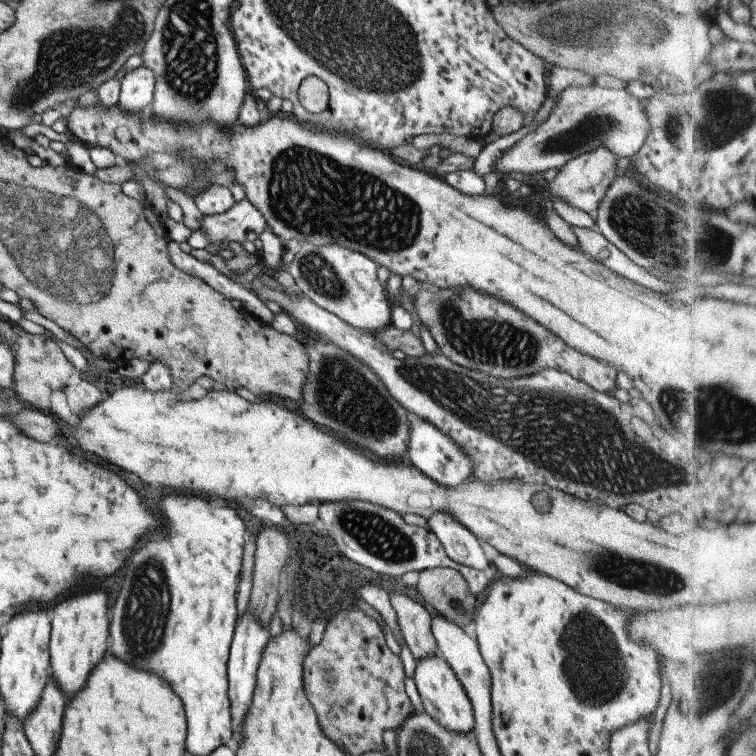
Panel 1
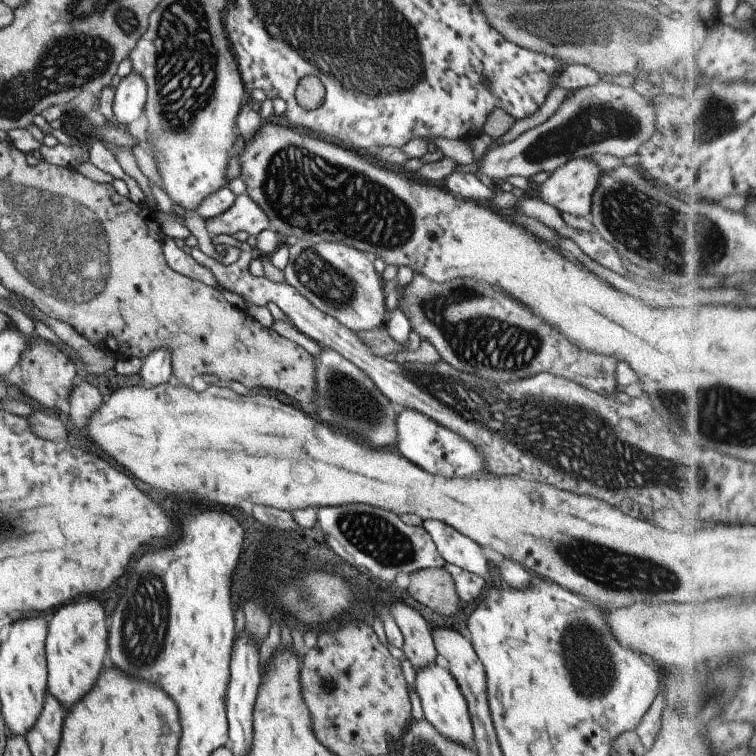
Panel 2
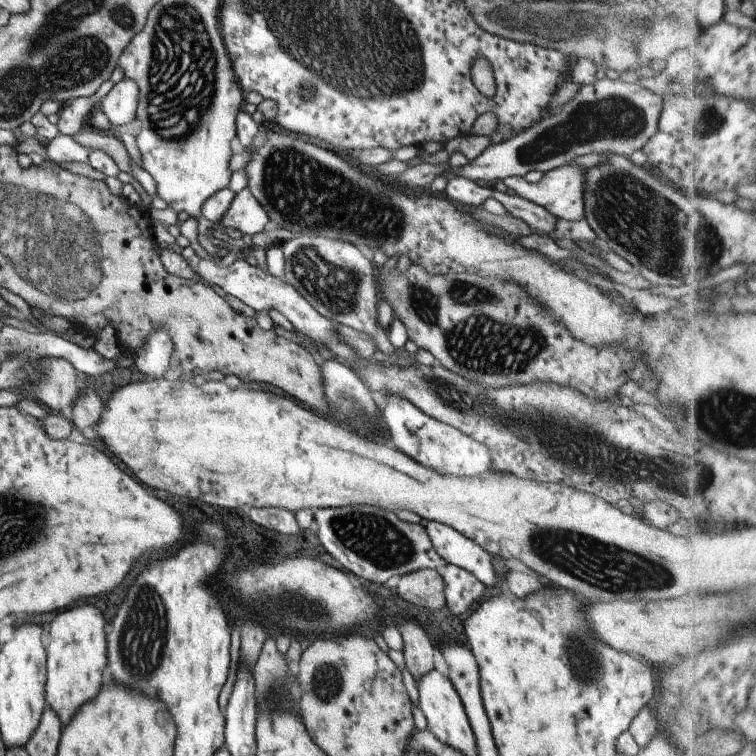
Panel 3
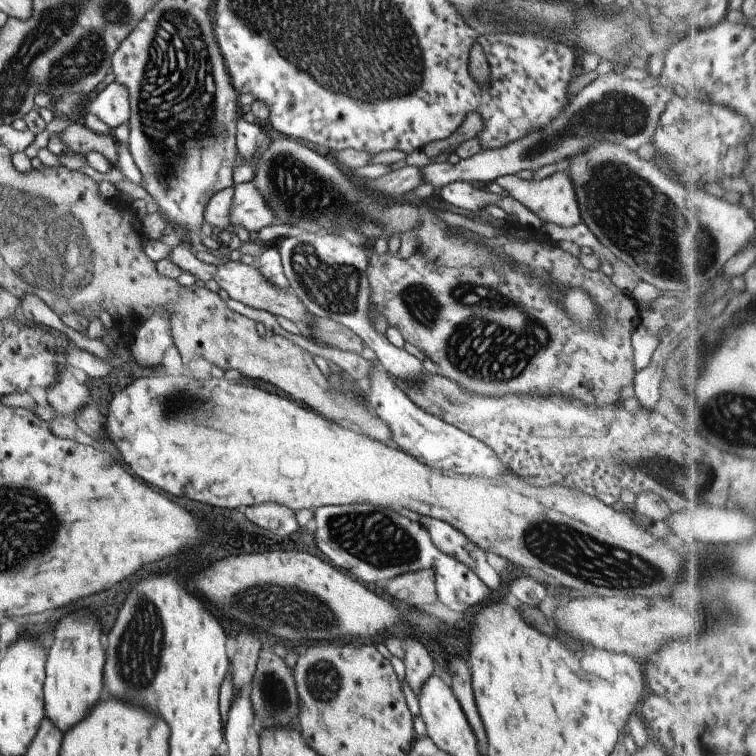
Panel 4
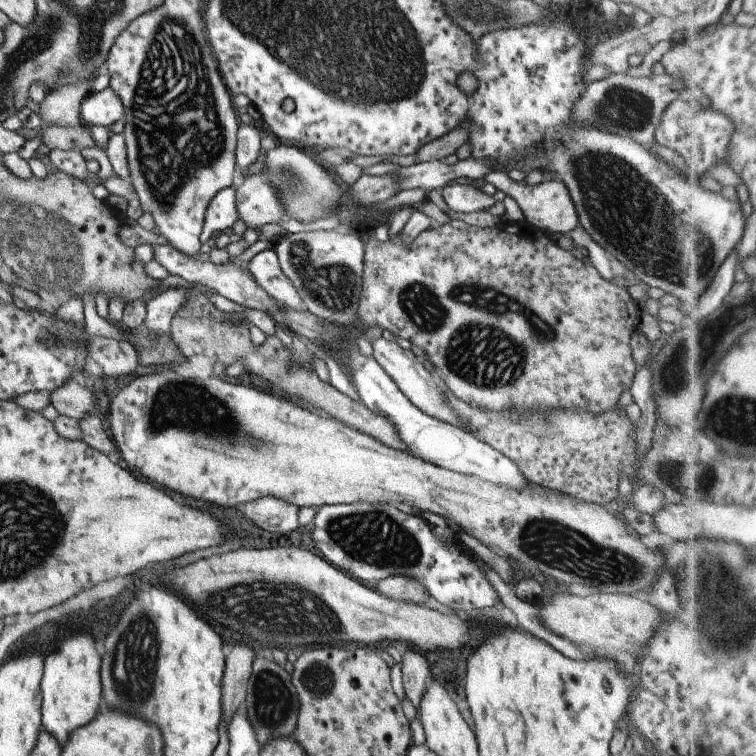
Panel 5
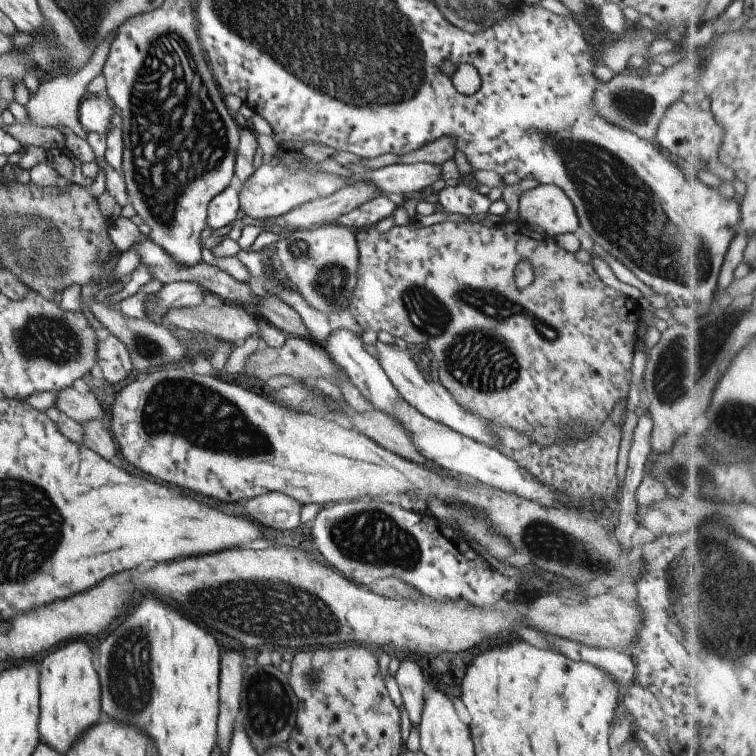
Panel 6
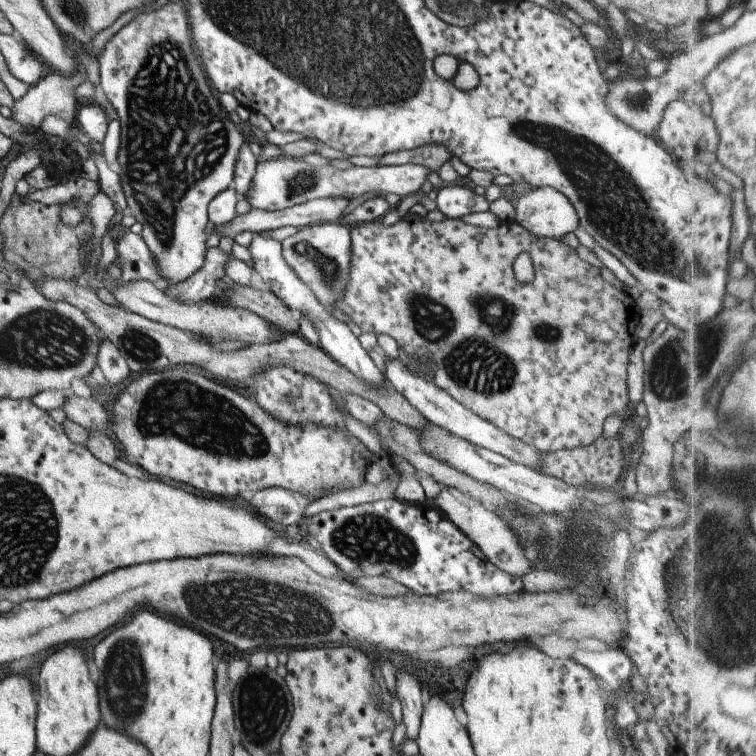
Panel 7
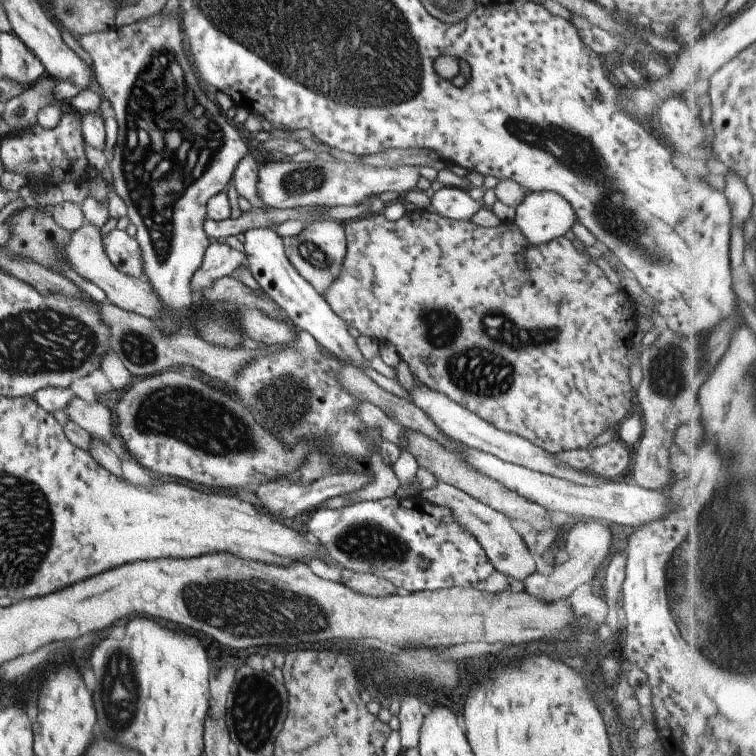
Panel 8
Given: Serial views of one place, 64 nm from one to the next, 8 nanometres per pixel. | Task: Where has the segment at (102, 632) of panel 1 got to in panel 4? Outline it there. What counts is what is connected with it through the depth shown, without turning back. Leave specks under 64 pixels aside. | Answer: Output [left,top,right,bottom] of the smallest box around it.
[43,612,106,733]

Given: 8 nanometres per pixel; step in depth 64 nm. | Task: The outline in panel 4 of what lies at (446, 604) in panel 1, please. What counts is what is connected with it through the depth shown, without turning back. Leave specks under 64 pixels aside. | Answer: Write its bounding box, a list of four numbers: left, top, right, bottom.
[386,570,438,607]

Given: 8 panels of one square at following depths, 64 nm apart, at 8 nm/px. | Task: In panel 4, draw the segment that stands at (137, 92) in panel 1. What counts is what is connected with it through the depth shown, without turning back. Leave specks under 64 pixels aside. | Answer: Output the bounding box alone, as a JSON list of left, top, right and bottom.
[83,81,130,128]

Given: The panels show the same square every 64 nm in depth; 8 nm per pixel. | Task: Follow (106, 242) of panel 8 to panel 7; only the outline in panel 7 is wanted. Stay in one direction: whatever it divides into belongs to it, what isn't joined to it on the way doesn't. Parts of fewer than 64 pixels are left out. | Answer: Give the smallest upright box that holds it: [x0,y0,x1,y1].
[114,232,166,290]

